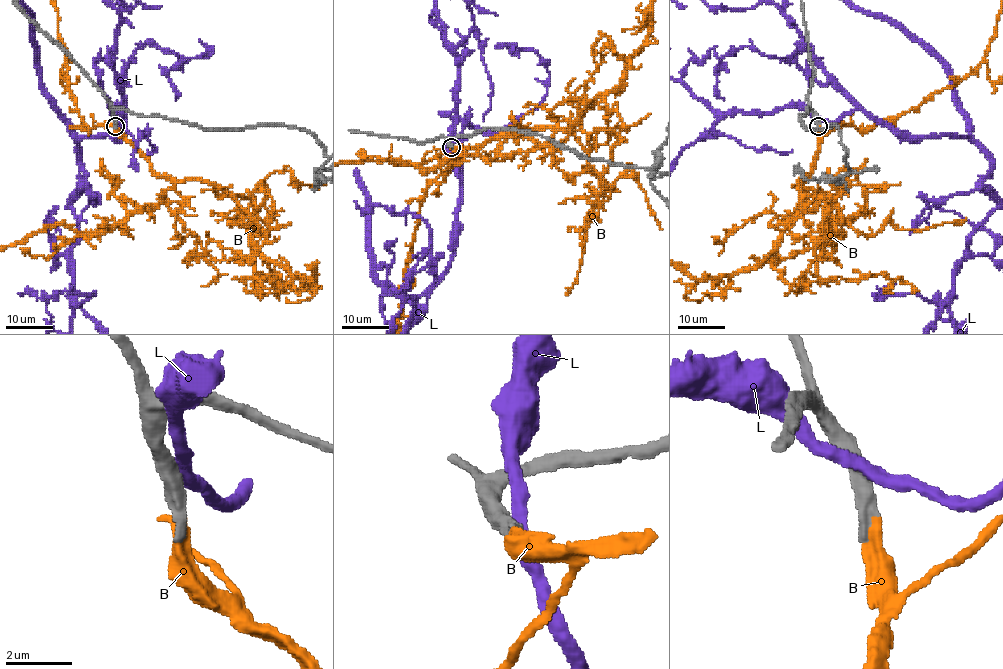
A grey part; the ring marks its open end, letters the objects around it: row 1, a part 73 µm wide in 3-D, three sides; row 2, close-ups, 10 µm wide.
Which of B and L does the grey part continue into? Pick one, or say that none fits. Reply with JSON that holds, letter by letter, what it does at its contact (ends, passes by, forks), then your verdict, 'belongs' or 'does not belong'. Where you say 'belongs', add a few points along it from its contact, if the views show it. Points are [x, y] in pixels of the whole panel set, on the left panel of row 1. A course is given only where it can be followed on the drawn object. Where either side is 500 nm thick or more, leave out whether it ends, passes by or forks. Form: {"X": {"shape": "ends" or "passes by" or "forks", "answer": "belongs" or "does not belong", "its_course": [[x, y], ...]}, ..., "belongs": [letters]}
{"B": {"shape": "ends", "answer": "belongs"}, "L": {"shape": "passes by", "answer": "does not belong"}, "belongs": ["B"]}

